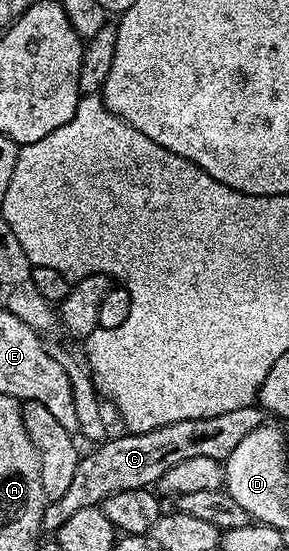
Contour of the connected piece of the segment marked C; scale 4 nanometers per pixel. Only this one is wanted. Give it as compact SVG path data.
M245 406L232 408L232 412L224 412L211 418L196 420L180 420L172 424L158 426L143 434L122 432L119 438L107 437L101 444L79 457L76 473L72 476L72 484L64 492L64 496L51 498L44 508L42 529L56 532L65 521L72 520L80 508L98 506L108 496L116 496L116 492L128 492L153 487L162 479L168 468L176 468L176 464L184 464L184 460L192 460L196 456L208 456L208 460L225 463L228 456L236 449L236 444L244 440L256 428L267 425L268 415L261 406Z

